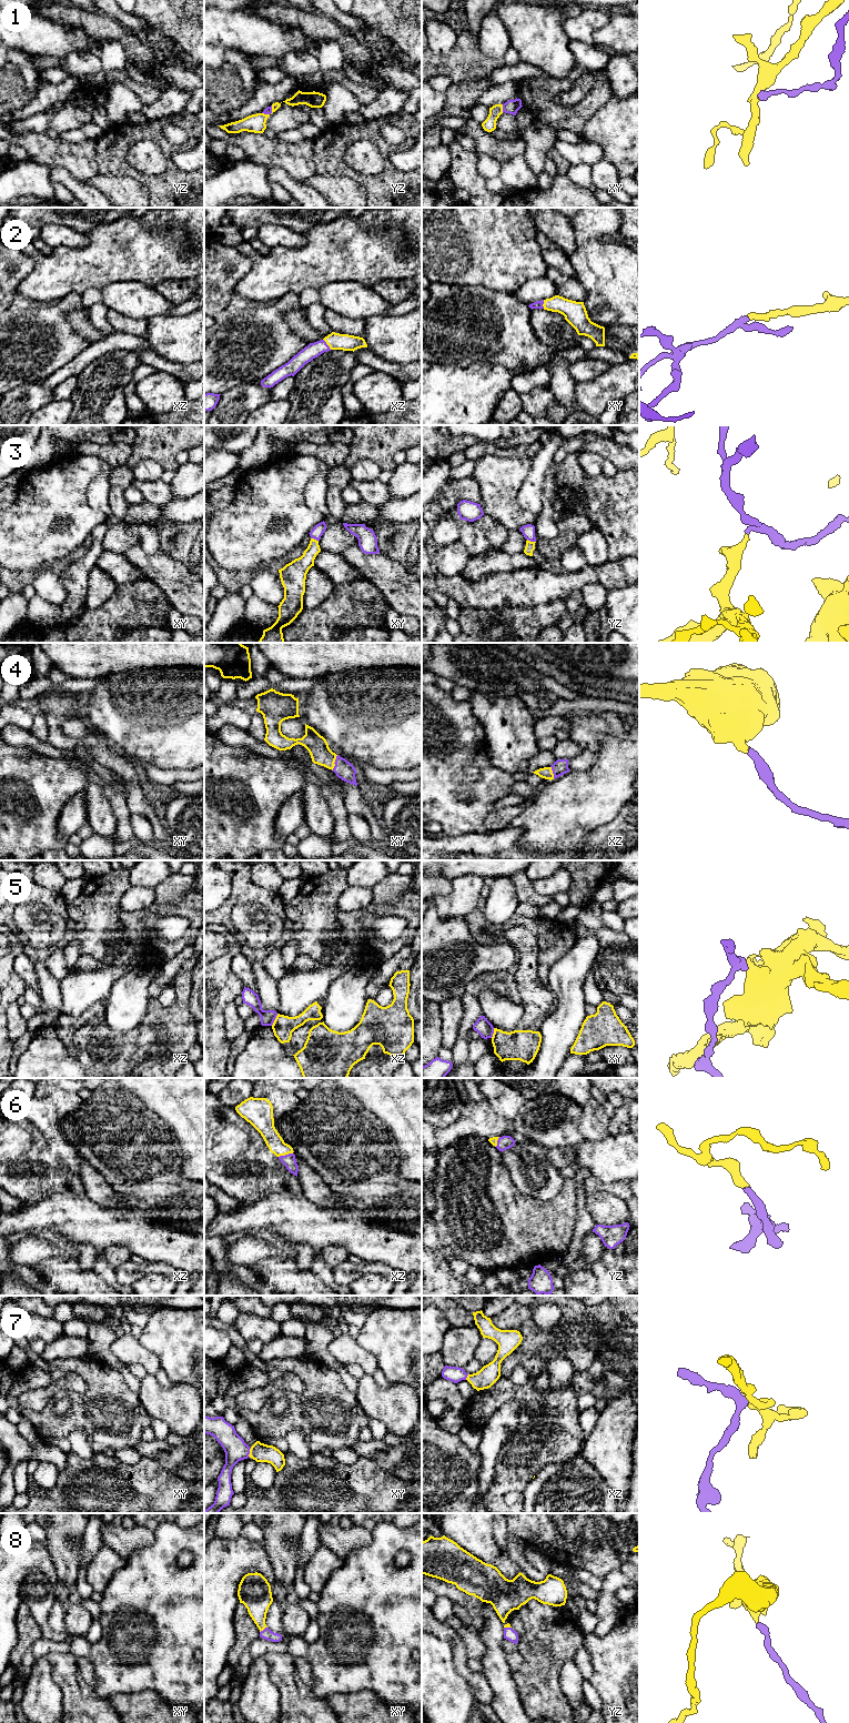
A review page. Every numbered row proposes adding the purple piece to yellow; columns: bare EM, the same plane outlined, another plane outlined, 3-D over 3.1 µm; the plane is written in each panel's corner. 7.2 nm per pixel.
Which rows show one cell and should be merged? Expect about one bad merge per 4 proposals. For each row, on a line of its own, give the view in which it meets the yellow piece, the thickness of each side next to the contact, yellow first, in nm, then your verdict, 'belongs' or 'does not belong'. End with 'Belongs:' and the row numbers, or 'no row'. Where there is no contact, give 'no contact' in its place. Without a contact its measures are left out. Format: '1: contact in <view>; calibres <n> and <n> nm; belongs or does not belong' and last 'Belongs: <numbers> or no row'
1: contact in xy; calibres 100 and 100 nm; does not belong
2: contact in xz; calibres 120 and 110 nm; belongs
3: contact in yz; calibres 70 and 100 nm; belongs
4: contact in xy; calibres 150 and 140 nm; belongs
5: contact in xz; calibres 160 and 110 nm; does not belong
6: contact in xz; calibres 130 and 100 nm; belongs
7: contact in xy; calibres 140 and 170 nm; belongs
8: contact in xy; calibres 220 and 80 nm; belongs
Belongs: 2, 3, 4, 6, 7, 8

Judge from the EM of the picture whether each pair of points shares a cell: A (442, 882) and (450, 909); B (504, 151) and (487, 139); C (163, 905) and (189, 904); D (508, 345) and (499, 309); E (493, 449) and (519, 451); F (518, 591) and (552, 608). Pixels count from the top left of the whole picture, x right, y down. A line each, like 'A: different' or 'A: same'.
A: different
B: same
C: same
D: same
E: same
F: different

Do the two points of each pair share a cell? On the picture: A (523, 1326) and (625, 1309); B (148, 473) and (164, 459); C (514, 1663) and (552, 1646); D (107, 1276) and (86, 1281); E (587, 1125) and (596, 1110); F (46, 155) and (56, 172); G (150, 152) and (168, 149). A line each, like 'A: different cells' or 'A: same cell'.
A: same cell
B: different cells
C: different cells
D: different cells
E: same cell
F: different cells
G: different cells

